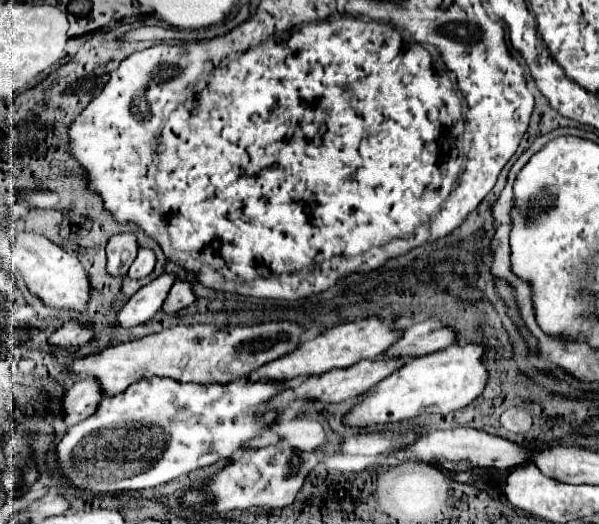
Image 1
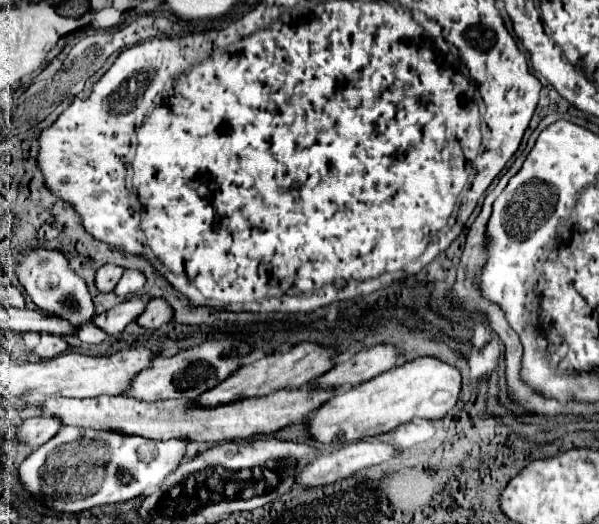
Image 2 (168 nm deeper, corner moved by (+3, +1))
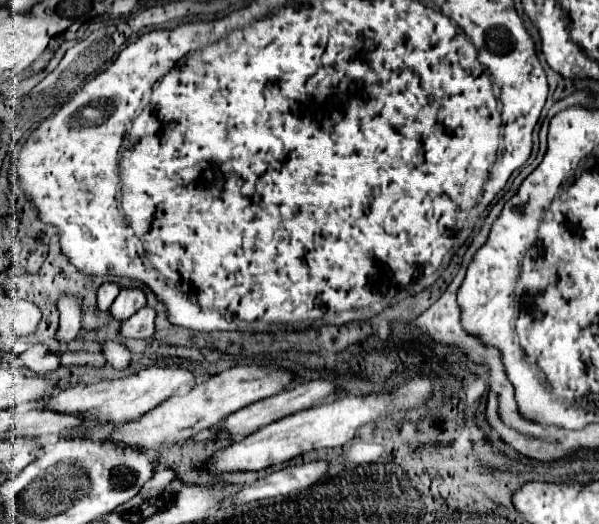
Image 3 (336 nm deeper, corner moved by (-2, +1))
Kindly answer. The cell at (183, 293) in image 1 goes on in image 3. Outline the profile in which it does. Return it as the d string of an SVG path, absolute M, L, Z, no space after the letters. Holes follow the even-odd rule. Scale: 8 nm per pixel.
M144 306L138 310L138 314L130 316L126 322L122 322L120 334L128 338L152 338L154 336L154 318L156 310Z

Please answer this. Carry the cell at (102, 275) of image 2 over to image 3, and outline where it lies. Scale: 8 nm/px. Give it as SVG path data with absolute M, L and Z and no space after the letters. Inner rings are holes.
M104 282L100 288L98 288L98 308L100 310L108 310L114 302L114 298L118 296L120 292L120 286L114 284L114 282Z

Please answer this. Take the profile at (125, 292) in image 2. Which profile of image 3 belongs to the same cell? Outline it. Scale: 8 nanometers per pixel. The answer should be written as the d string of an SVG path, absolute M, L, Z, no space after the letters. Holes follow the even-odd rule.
M124 288L124 290L120 290L118 298L114 300L110 312L118 320L126 320L134 312L138 312L142 306L146 306L146 294L140 288Z

